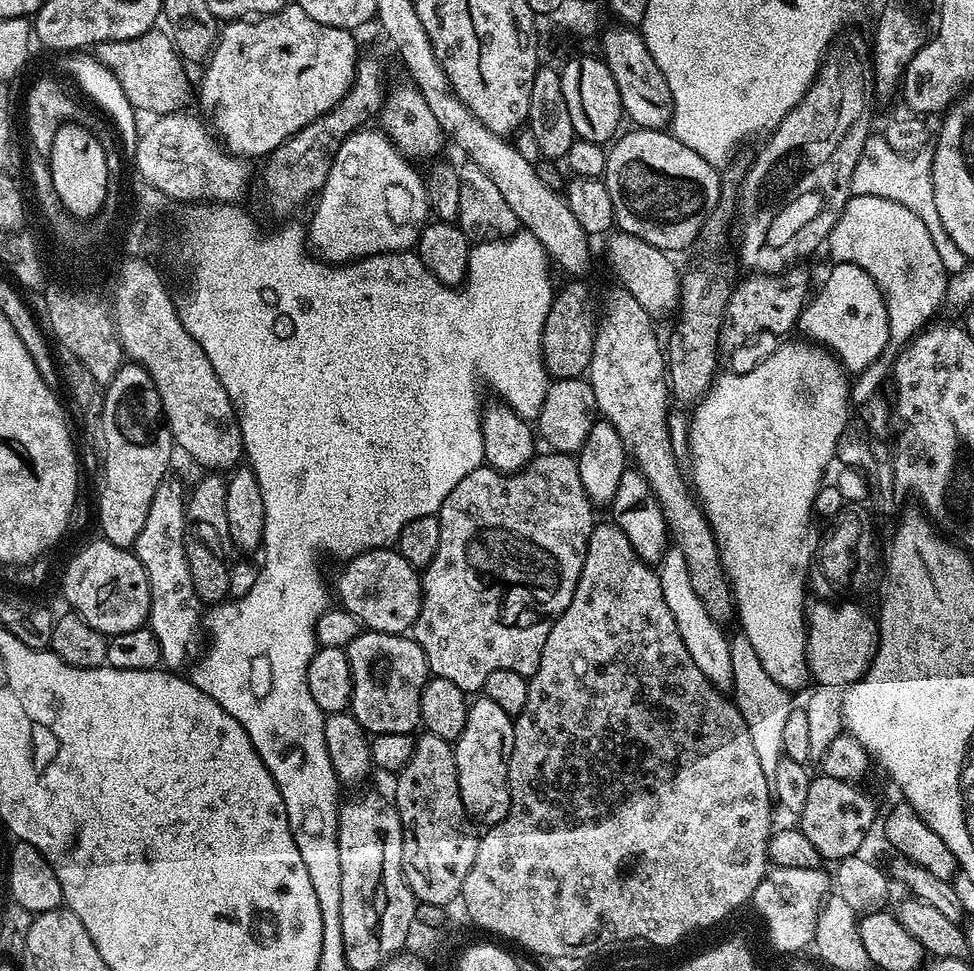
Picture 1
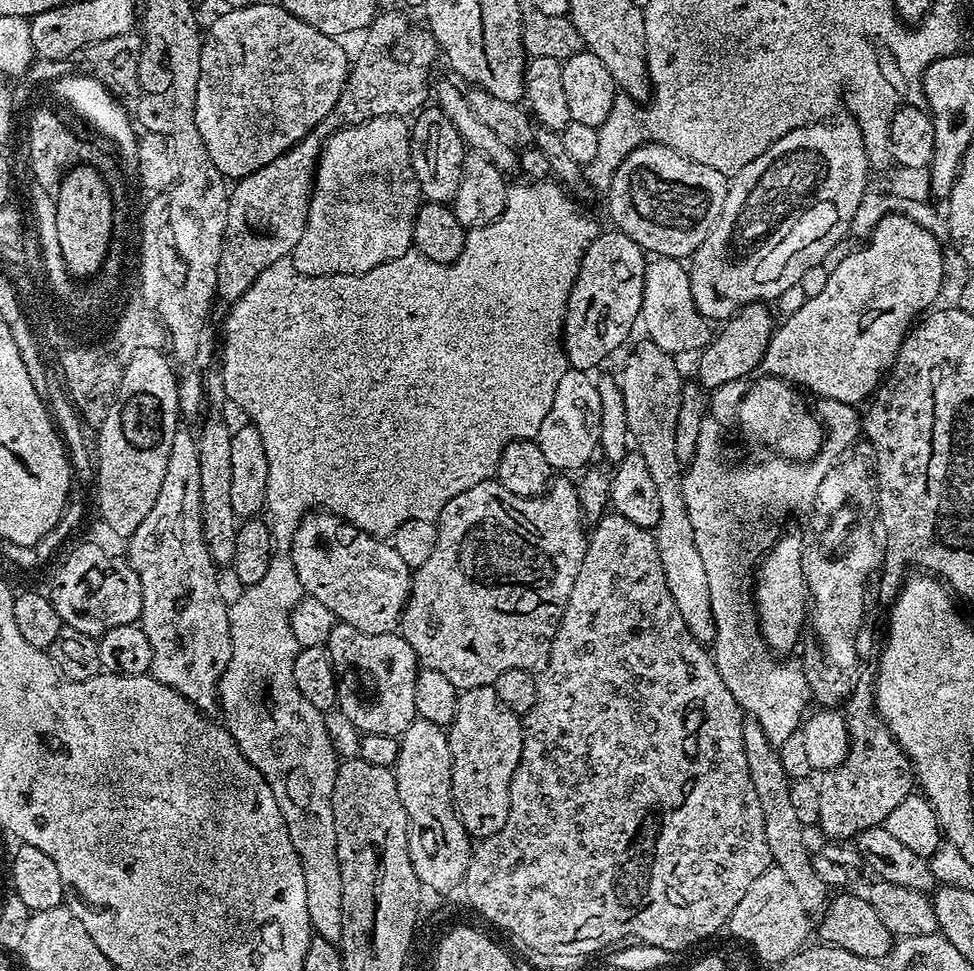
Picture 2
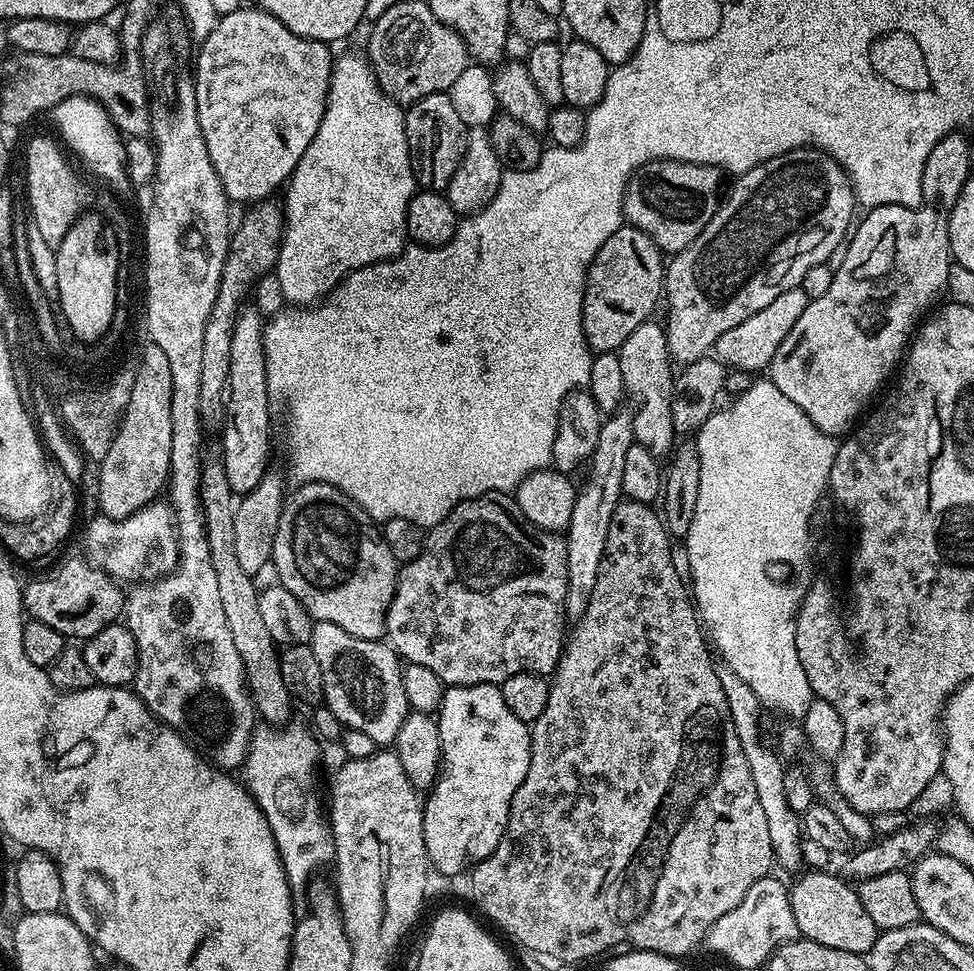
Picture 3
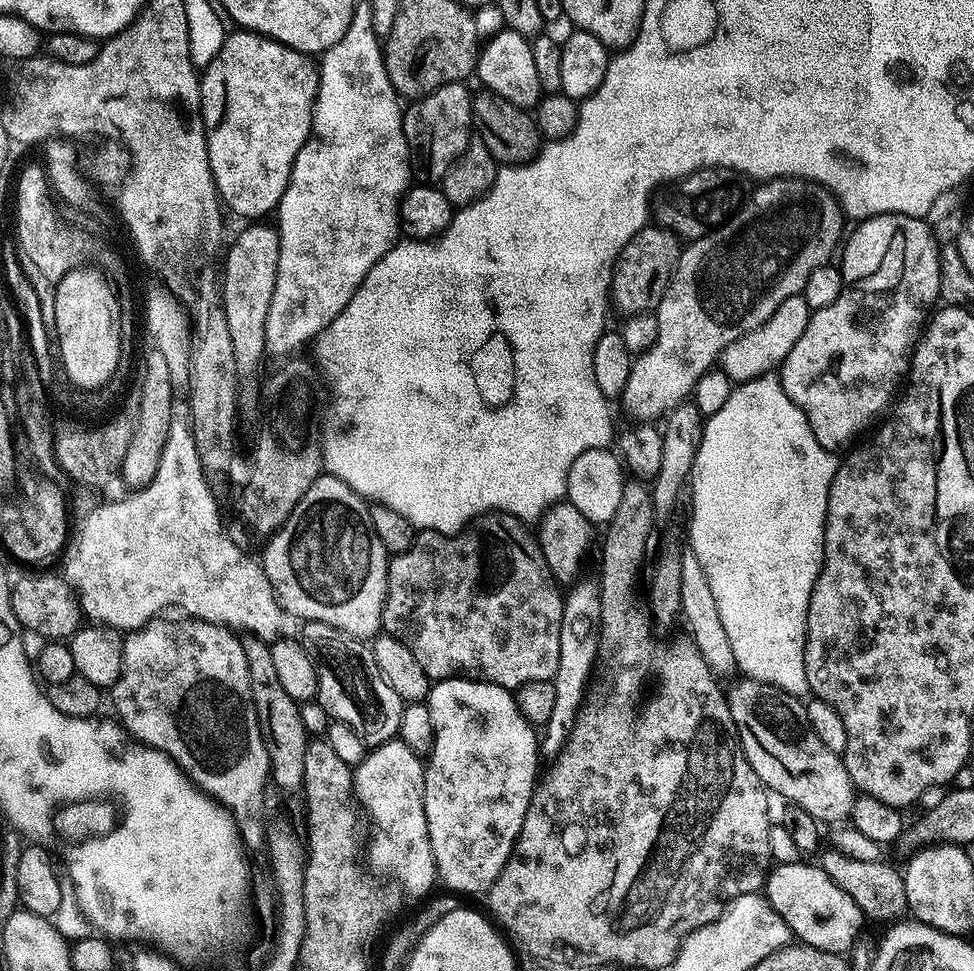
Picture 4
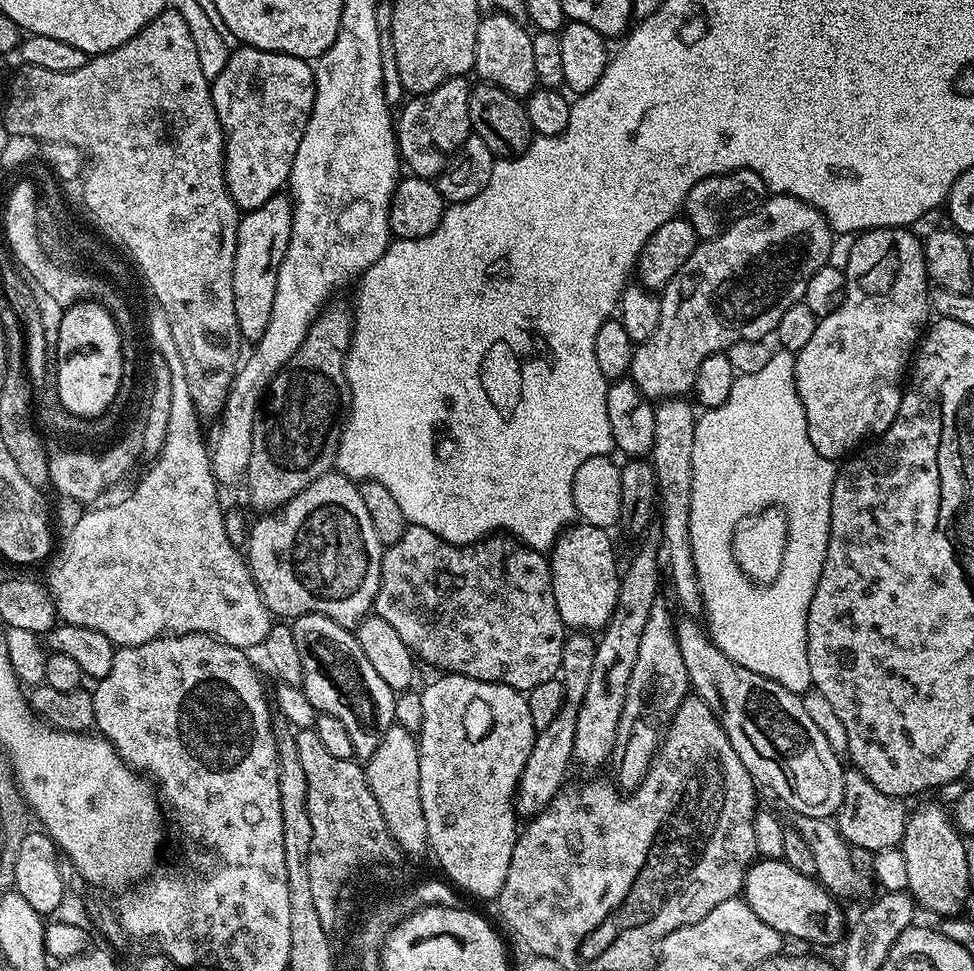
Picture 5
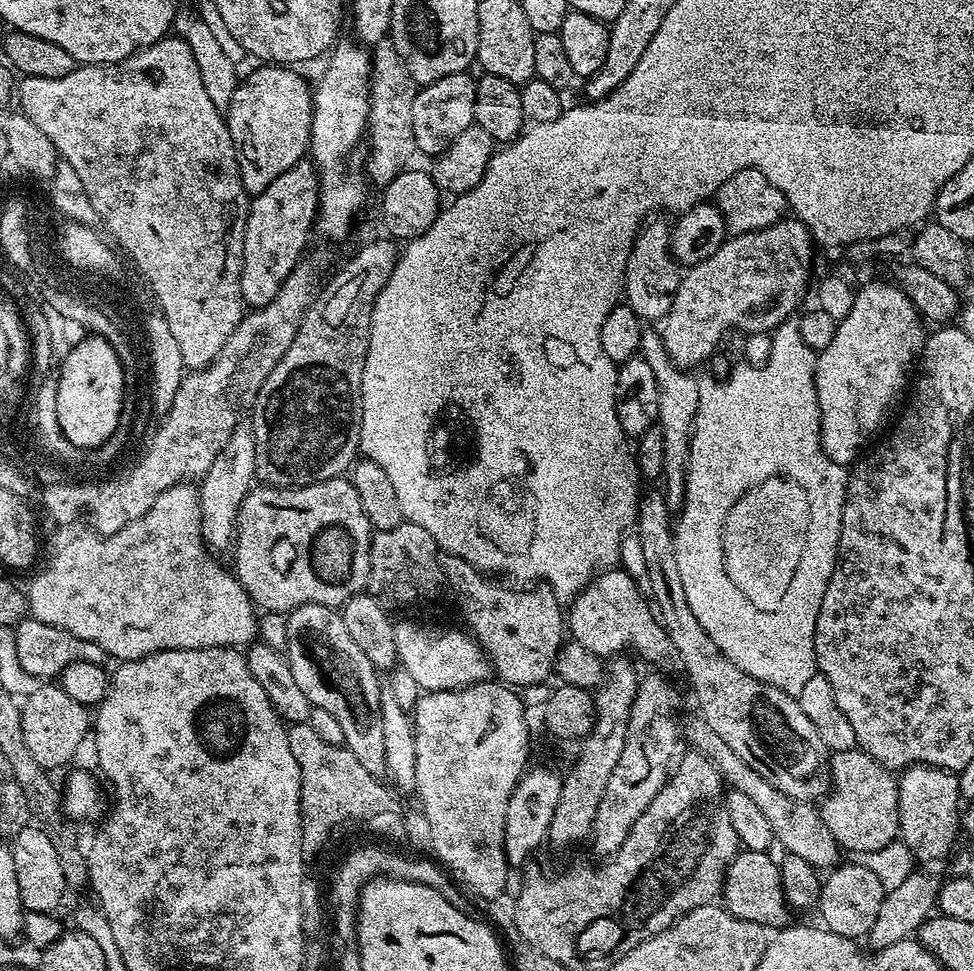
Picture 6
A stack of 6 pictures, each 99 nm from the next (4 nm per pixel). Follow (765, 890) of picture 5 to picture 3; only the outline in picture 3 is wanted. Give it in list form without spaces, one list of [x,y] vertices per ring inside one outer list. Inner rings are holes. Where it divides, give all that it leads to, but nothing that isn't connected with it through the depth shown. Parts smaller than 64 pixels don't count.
[[[808,872],[797,878],[796,885],[791,885],[788,894],[794,910],[794,922],[798,922],[800,936],[805,940],[834,946],[834,950],[867,954],[874,946],[878,930],[862,906],[859,891],[847,879],[837,876],[828,872]]]

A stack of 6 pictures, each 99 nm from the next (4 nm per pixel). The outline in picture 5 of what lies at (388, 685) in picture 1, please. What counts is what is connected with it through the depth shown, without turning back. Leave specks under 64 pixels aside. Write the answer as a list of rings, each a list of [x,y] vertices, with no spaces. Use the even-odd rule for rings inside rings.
[[[317,612],[295,617],[291,625],[294,642],[302,658],[302,687],[306,698],[310,698],[317,713],[334,714],[334,718],[344,723],[350,742],[354,742],[356,756],[367,762],[374,750],[378,750],[386,730],[394,723],[397,693],[382,682],[370,658],[362,654],[355,631],[343,628]]]

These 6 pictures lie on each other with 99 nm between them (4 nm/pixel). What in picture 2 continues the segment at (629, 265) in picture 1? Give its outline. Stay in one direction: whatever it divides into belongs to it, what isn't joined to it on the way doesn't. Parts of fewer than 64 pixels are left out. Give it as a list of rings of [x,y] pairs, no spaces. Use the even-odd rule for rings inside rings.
[[[653,257],[645,265],[638,324],[648,340],[675,356],[701,351],[712,341],[713,327],[697,310],[690,292],[687,267],[677,257]]]

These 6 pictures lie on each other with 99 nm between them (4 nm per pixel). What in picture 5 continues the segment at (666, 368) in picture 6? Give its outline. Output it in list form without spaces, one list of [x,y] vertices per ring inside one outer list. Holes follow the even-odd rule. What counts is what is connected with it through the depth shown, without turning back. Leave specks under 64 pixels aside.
[[[671,397],[661,401],[654,409],[654,446],[650,453],[652,467],[655,470],[658,499],[658,522],[663,526],[663,551],[666,566],[670,568],[670,578],[677,600],[685,615],[696,618],[703,613],[704,600],[701,598],[700,583],[697,581],[697,570],[694,566],[693,548],[690,542],[690,506],[693,496],[693,440],[696,430],[696,413],[686,402],[687,399]]]

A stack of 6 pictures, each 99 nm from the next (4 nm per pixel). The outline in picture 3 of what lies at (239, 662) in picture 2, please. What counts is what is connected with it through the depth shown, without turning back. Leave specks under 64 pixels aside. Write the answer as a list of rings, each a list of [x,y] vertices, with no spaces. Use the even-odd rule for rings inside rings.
[[[272,726],[257,727],[252,733],[248,757],[242,765],[246,787],[256,799],[256,805],[262,810],[274,834],[288,885],[296,898],[300,898],[303,892],[305,895],[306,889],[313,883],[312,875],[323,864],[331,865],[336,858],[330,824],[322,815],[320,792],[316,789],[316,767],[320,764],[322,744],[305,728],[280,732],[284,730],[277,730]]]

